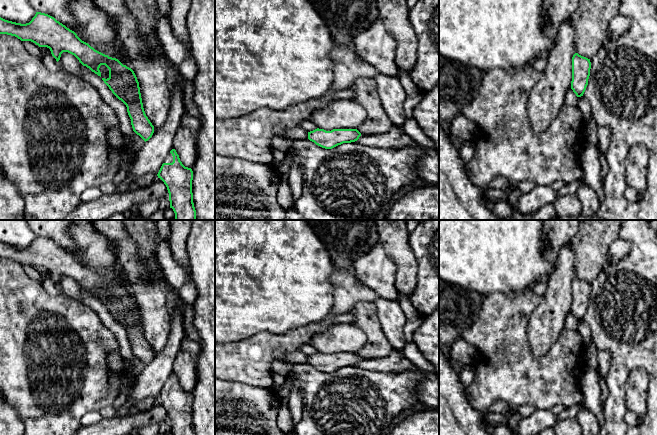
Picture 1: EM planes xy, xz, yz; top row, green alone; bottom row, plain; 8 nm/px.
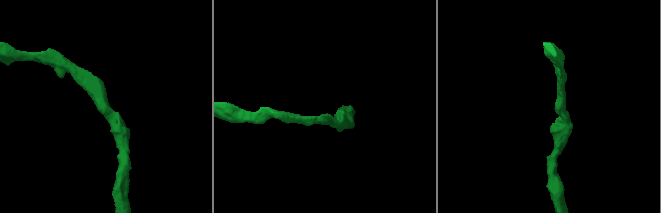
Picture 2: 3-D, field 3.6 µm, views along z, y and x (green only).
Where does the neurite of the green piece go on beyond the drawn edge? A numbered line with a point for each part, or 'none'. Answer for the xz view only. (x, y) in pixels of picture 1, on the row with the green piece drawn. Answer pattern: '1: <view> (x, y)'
none

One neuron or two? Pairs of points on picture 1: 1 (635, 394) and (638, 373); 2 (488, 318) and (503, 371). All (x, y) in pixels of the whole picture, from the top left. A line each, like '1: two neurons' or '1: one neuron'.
1: one neuron
2: one neuron

